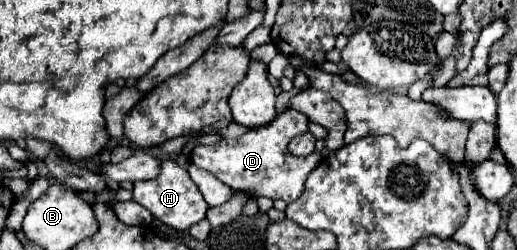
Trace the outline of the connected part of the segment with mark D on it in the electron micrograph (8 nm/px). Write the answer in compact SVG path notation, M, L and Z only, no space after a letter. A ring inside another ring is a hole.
M286 110L284 114L276 116L270 124L246 132L234 144L230 144L226 140L220 140L214 146L198 144L192 150L190 158L198 168L212 172L218 180L222 180L236 192L252 192L254 196L280 198L290 204L304 190L304 182L306 182L308 174L318 166L318 162L322 158L318 154L302 158L302 156L294 156L288 152L288 140L292 136L304 134L306 130L308 130L308 118L296 110ZM280 168L286 168L286 178L276 176L276 172Z

